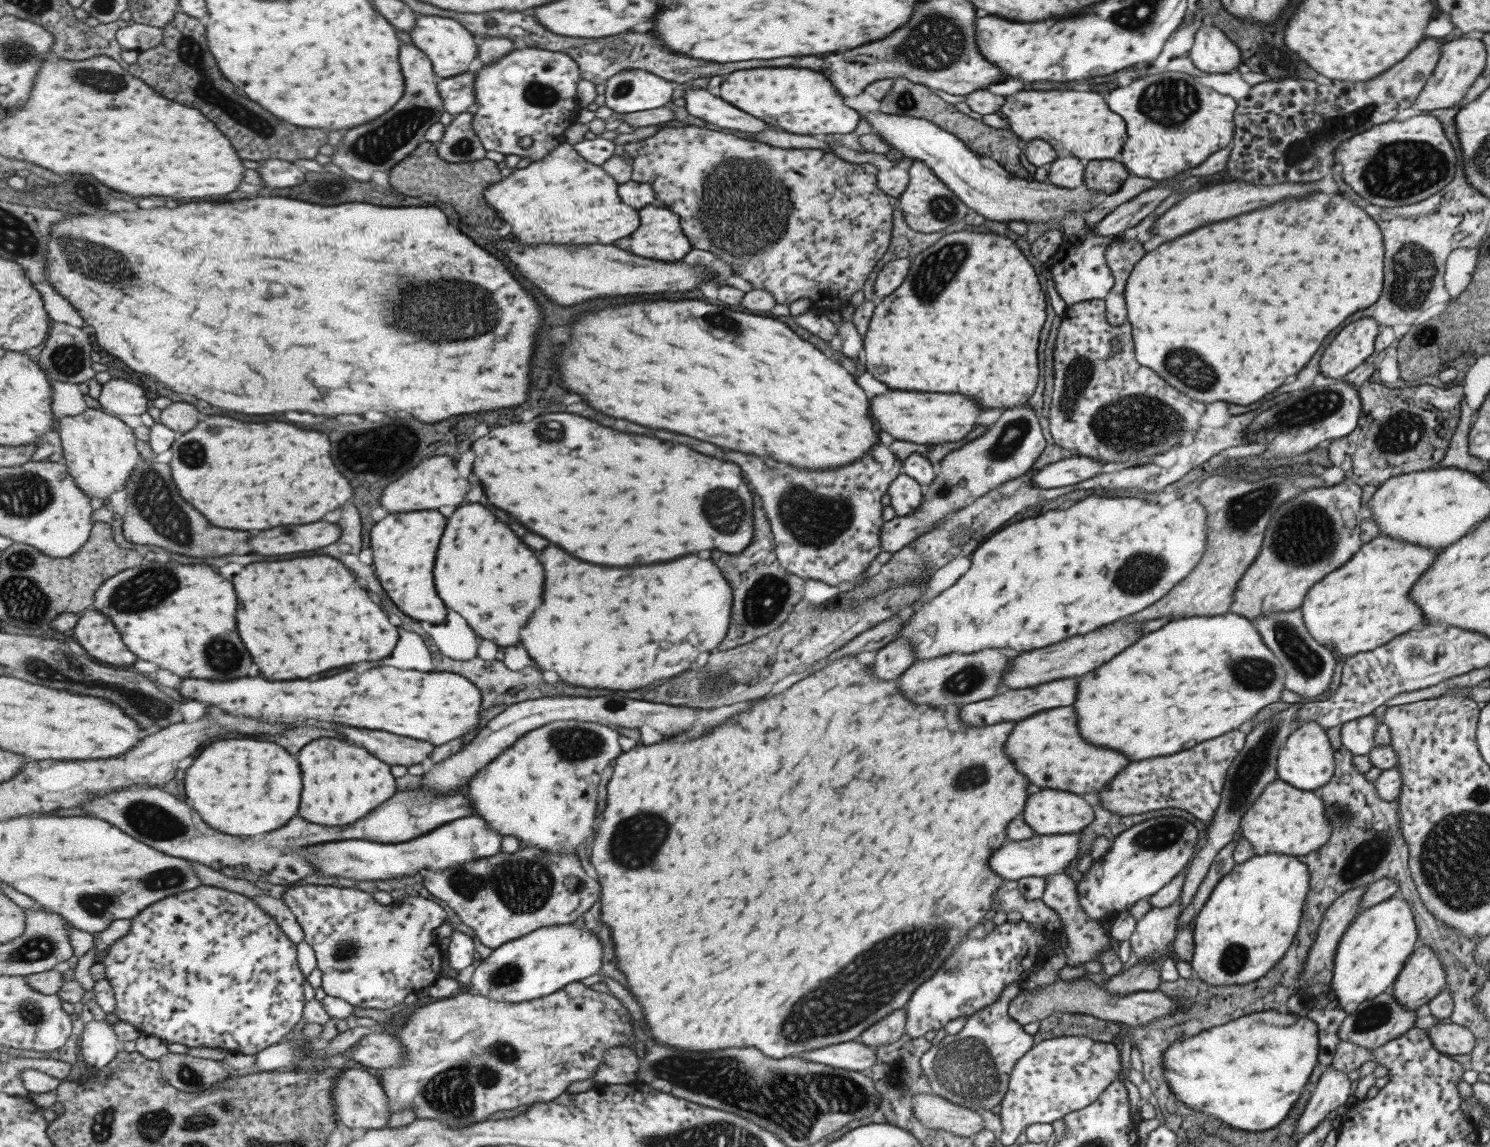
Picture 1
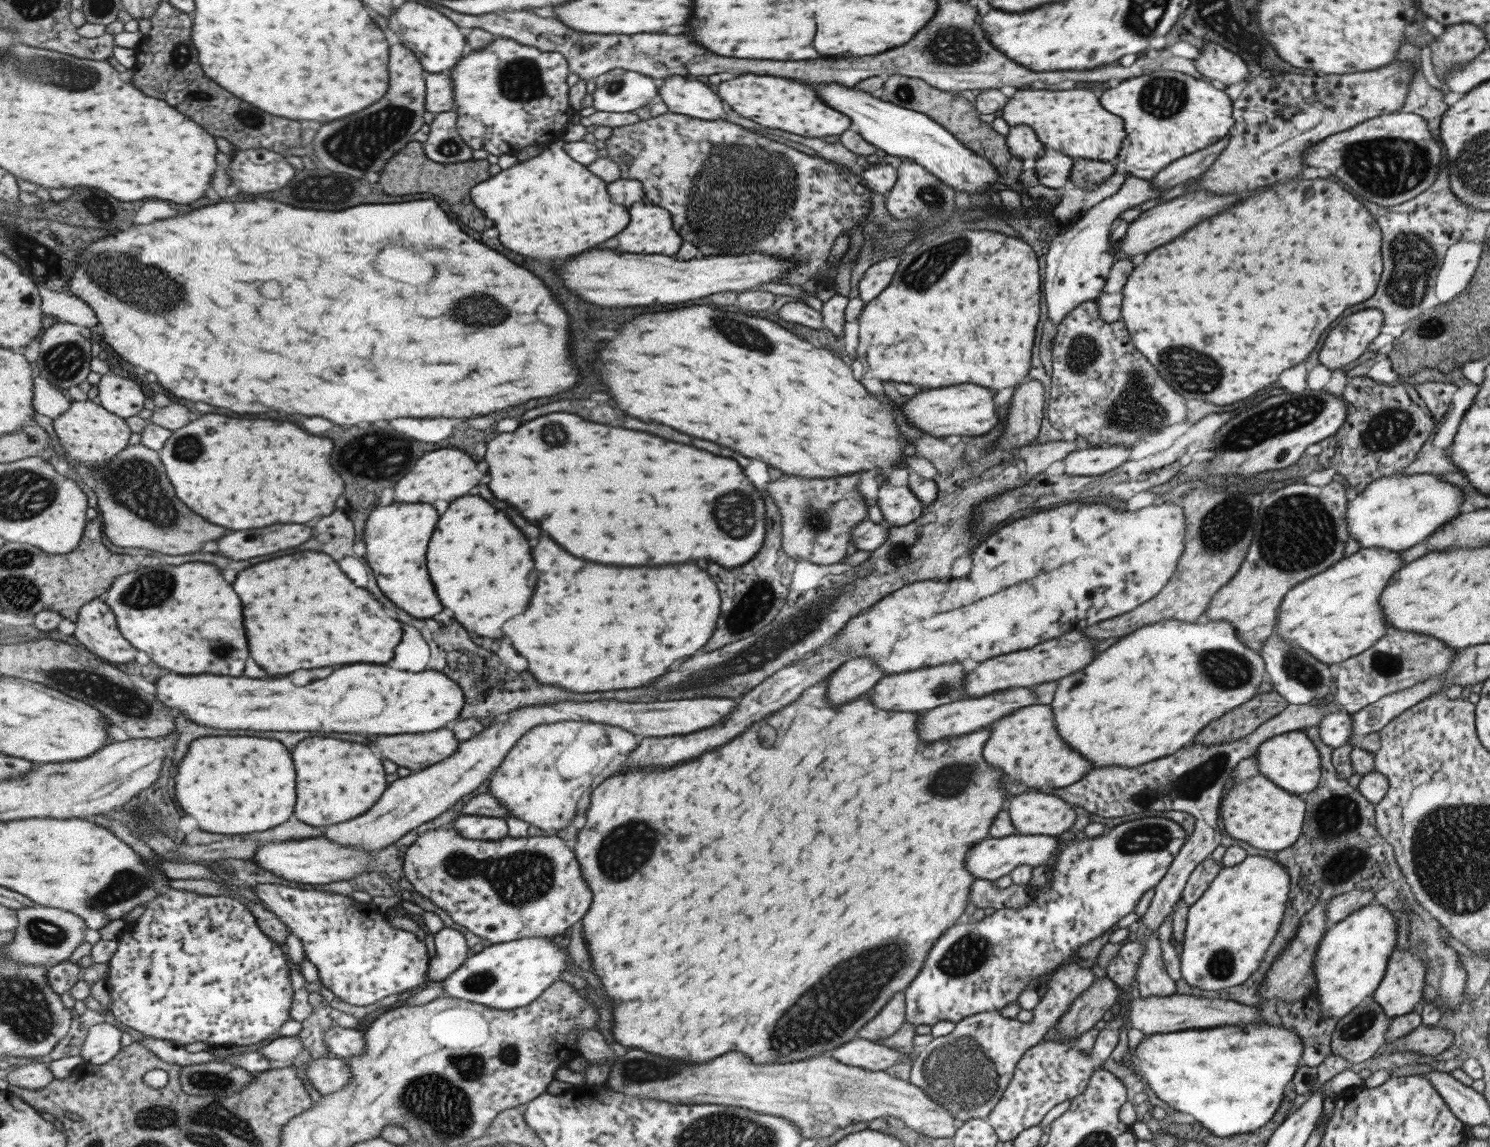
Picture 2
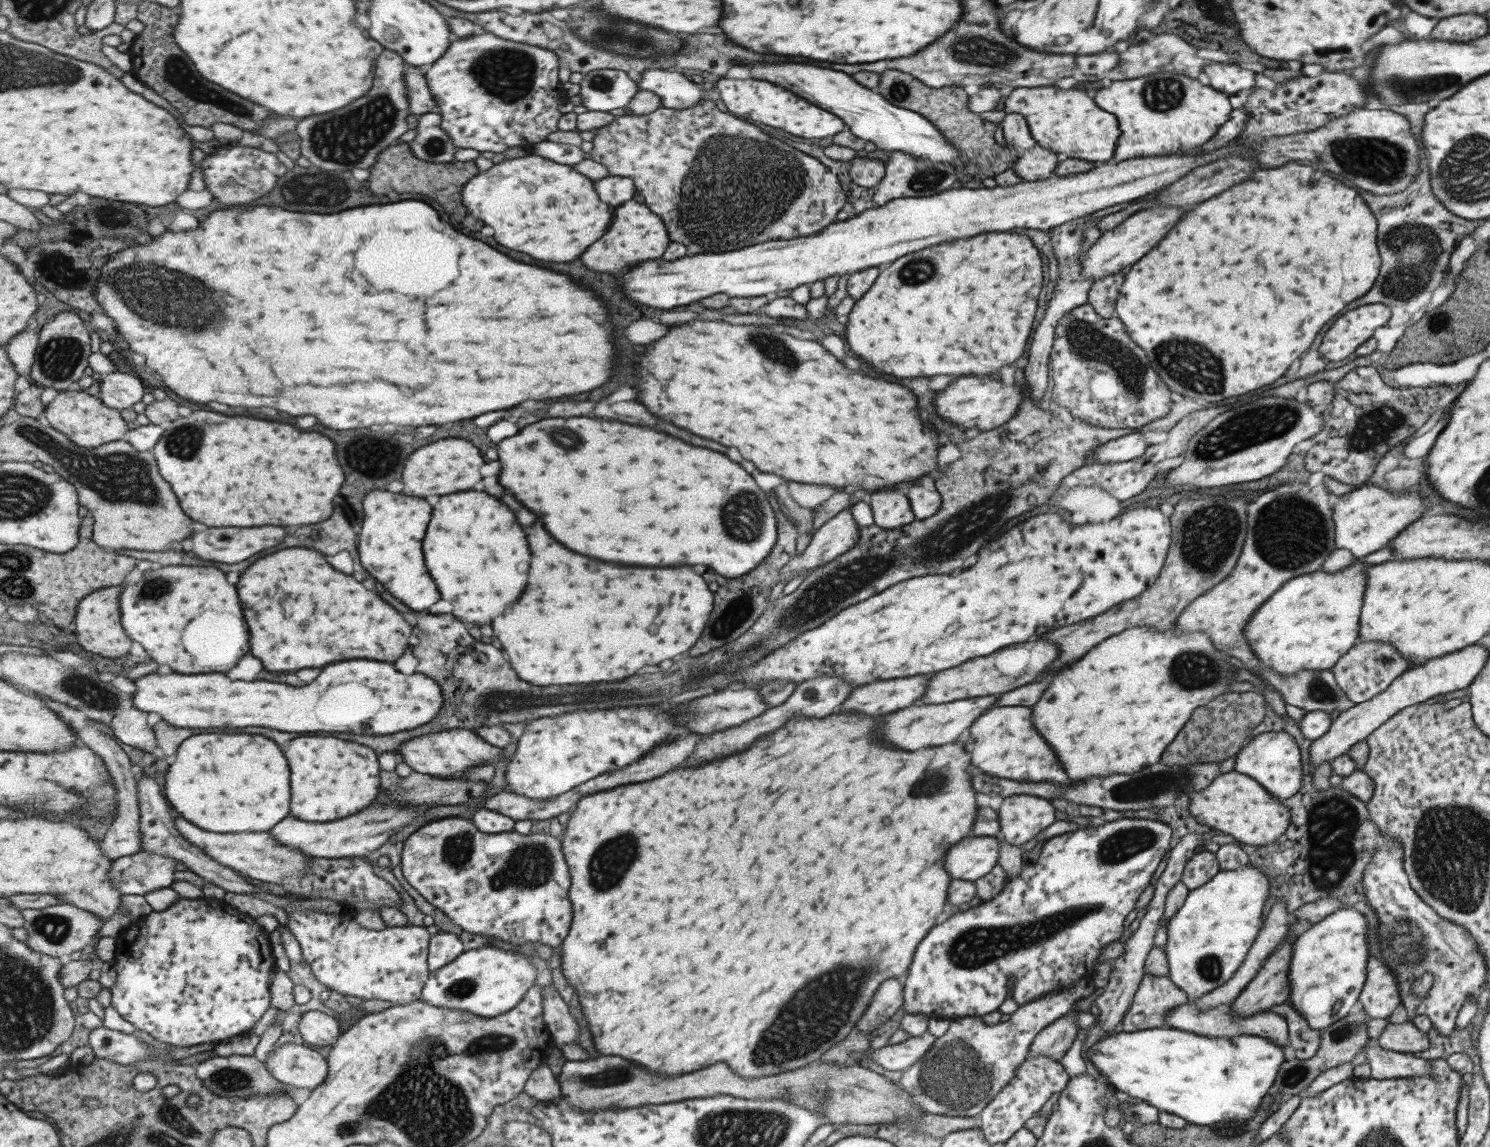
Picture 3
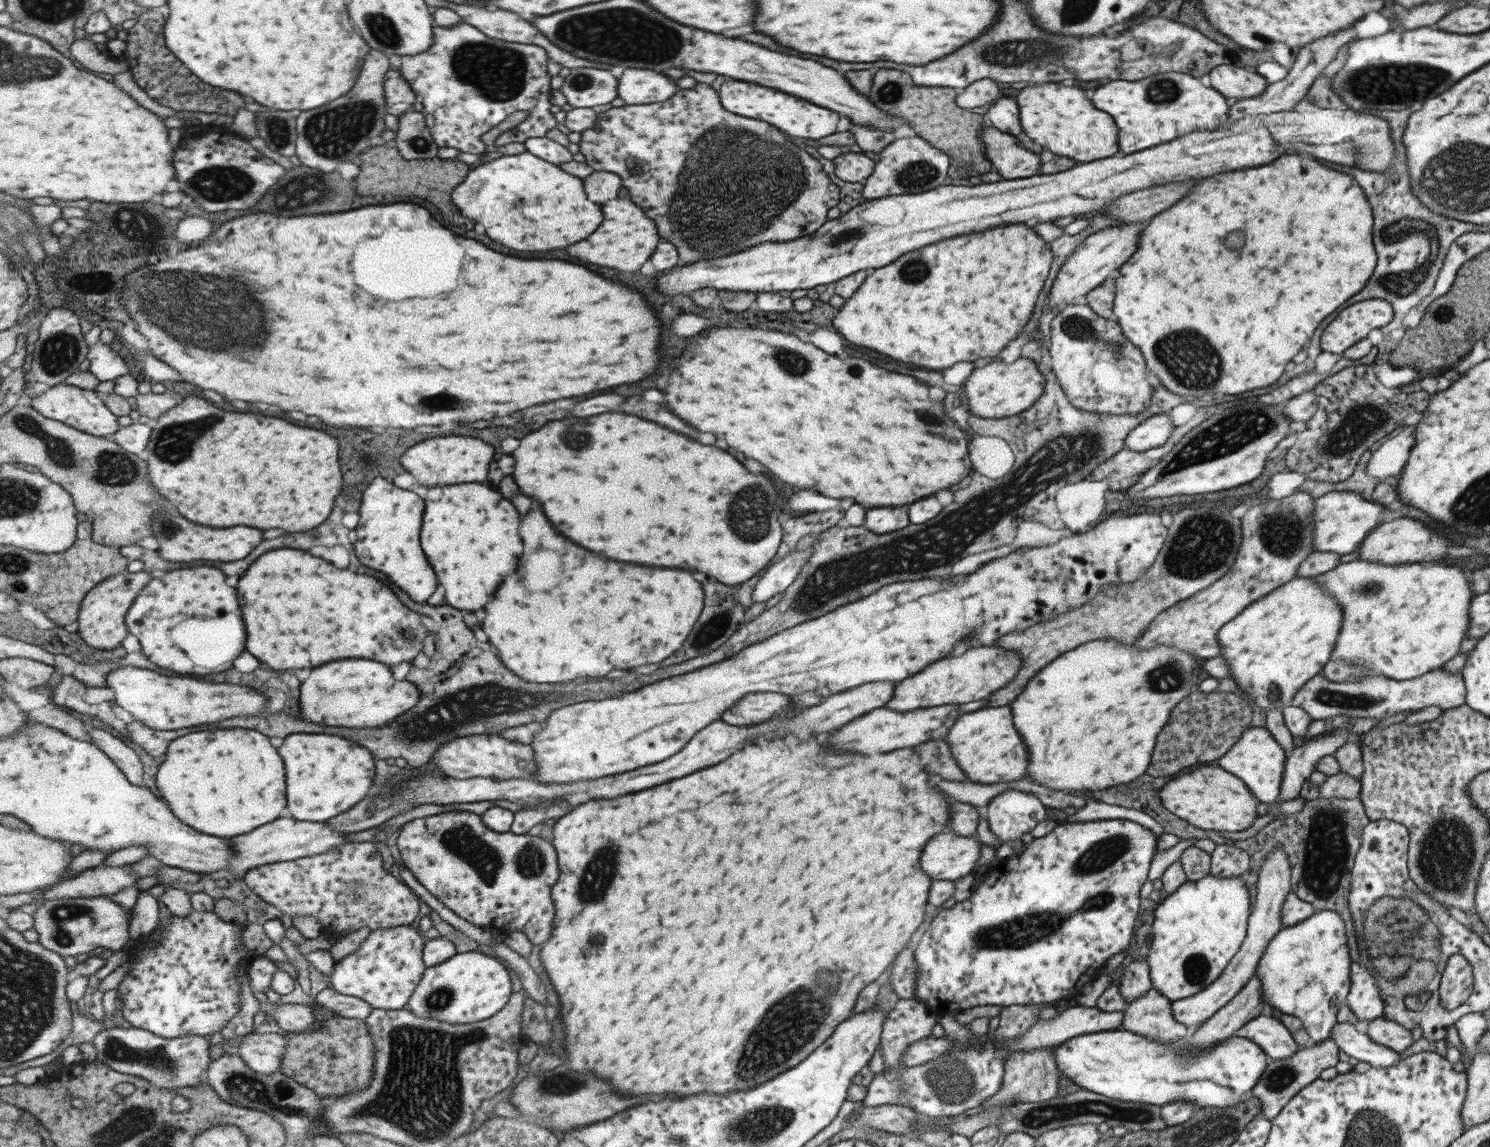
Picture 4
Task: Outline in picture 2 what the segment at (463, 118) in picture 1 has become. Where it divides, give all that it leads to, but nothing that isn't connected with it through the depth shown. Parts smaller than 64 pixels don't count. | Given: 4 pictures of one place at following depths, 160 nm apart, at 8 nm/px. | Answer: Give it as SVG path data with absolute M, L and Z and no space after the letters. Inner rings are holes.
M456 110L434 115L424 151L439 164L455 164L473 160L473 150L459 132Z

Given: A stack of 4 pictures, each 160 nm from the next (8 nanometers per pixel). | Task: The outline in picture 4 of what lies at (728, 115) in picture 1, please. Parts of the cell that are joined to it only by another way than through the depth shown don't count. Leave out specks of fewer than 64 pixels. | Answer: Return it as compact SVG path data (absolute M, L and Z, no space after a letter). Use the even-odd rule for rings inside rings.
M643 68L625 69L619 81L618 96L627 105L665 102L681 89L661 71Z

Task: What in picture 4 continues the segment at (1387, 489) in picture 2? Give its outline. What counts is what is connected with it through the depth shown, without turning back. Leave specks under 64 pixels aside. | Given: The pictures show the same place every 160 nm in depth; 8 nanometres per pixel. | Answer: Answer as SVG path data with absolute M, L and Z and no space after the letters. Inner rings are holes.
M1333 491L1314 498L1311 515L1312 550L1339 555L1356 551L1362 538L1379 523L1379 515L1384 512L1382 506L1354 492Z

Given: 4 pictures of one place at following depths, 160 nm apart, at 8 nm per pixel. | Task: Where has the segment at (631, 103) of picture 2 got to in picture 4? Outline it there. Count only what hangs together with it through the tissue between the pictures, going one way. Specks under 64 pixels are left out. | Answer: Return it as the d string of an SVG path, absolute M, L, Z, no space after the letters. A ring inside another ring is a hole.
M599 68L570 69L559 89L566 102L575 108L593 108L609 104L618 96L619 79L609 70Z

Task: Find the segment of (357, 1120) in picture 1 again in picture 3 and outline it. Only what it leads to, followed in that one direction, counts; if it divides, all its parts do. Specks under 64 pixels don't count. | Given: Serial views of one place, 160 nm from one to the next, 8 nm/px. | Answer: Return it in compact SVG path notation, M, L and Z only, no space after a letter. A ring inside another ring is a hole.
M293 1042L276 1046L265 1063L278 1081L311 1091L328 1077L330 1071L327 1058L307 1046Z

